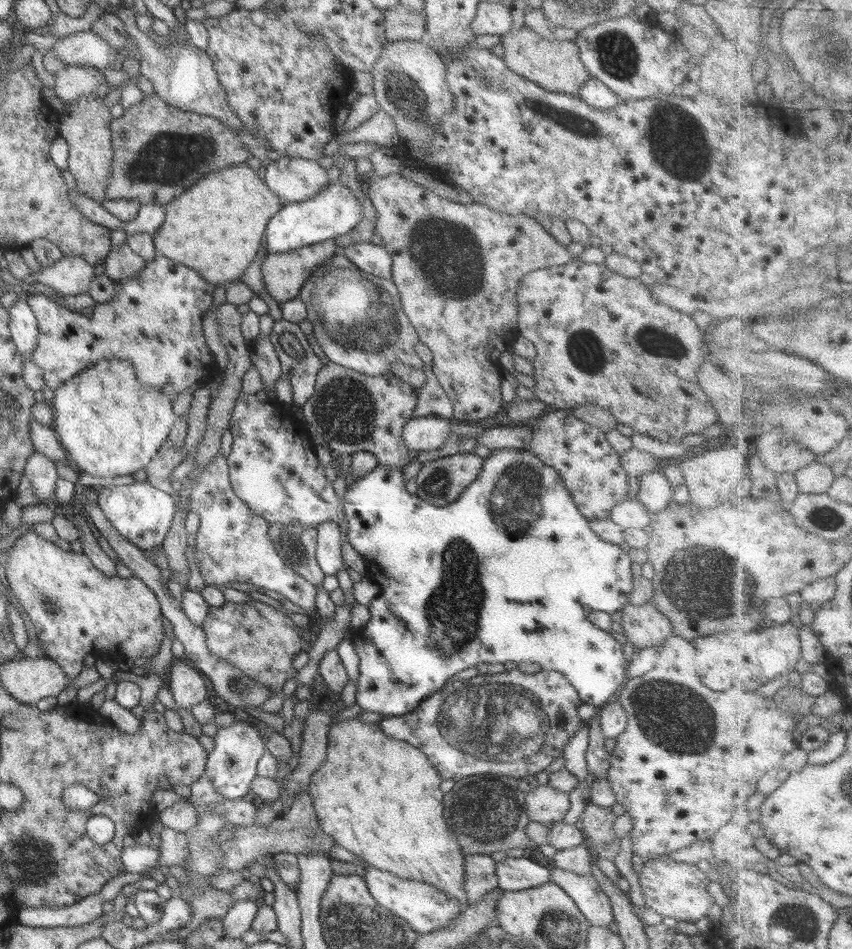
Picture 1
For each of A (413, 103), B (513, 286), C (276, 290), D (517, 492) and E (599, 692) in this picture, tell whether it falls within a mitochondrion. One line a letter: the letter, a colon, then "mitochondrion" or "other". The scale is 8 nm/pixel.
A: mitochondrion
B: other
C: other
D: mitochondrion
E: other

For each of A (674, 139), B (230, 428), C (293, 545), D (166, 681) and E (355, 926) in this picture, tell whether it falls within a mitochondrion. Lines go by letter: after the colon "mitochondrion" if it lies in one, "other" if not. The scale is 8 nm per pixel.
A: mitochondrion
B: other
C: mitochondrion
D: other
E: mitochondrion

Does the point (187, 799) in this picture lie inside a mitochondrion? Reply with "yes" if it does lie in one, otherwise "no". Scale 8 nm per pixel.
no

